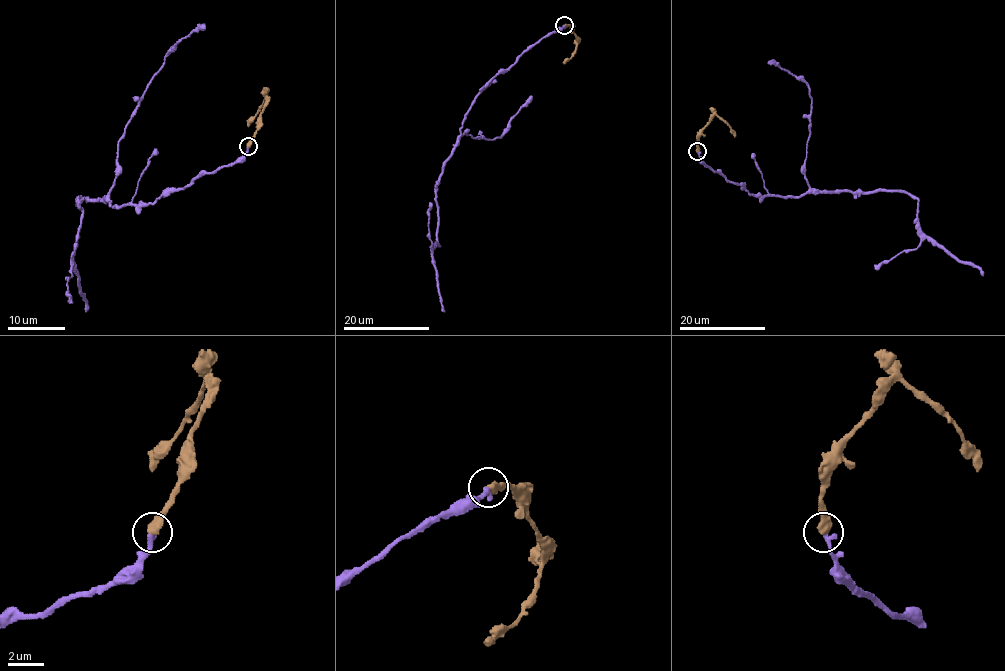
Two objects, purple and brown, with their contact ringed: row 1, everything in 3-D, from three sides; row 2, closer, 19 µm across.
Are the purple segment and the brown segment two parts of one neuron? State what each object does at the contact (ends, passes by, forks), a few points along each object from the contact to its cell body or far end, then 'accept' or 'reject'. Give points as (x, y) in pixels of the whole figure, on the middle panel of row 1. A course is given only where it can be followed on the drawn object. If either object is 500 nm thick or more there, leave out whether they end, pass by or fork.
course purple (564, 25), (529, 47), (477, 96), (458, 142), (446, 162), (436, 187), (439, 245), (433, 251), (442, 311); course brown (564, 25), (571, 28), (578, 40), (575, 52), (564, 63); accept

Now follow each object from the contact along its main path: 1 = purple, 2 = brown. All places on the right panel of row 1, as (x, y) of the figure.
1: (697, 151), (707, 166), (751, 194), (911, 193), (917, 200), (917, 226), (959, 260), (974, 264), (983, 276)
2: (697, 151), (700, 132), (715, 115), (724, 121), (735, 136)

